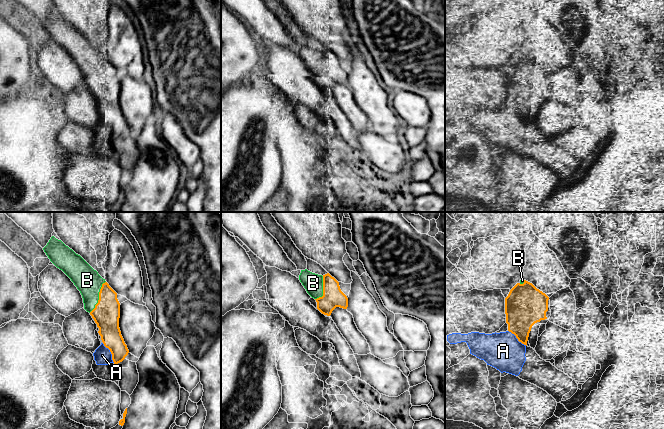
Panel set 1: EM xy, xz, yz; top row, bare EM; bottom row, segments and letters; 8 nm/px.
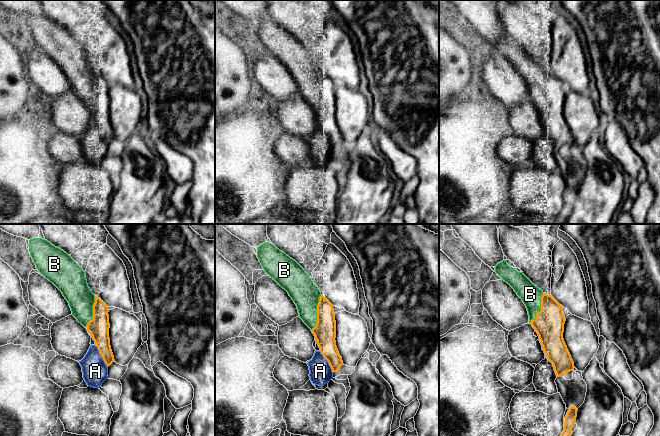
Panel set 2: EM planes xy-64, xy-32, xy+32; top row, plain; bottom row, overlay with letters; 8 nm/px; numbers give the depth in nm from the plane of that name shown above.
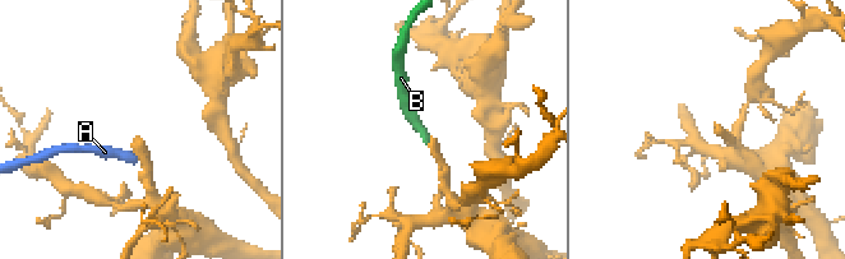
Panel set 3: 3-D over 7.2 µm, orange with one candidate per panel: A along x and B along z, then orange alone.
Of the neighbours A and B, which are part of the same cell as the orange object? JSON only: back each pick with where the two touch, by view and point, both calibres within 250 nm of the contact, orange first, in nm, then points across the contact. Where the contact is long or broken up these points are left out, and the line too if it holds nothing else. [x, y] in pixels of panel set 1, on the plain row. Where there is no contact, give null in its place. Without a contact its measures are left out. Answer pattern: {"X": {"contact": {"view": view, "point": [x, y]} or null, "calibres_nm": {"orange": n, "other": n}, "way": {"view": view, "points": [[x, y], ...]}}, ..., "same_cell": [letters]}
{"B": {"contact": {"view": "xy", "point": [99, 73]}, "calibres_nm": {"orange": 220, "other": 200}}, "same_cell": ["B"]}

